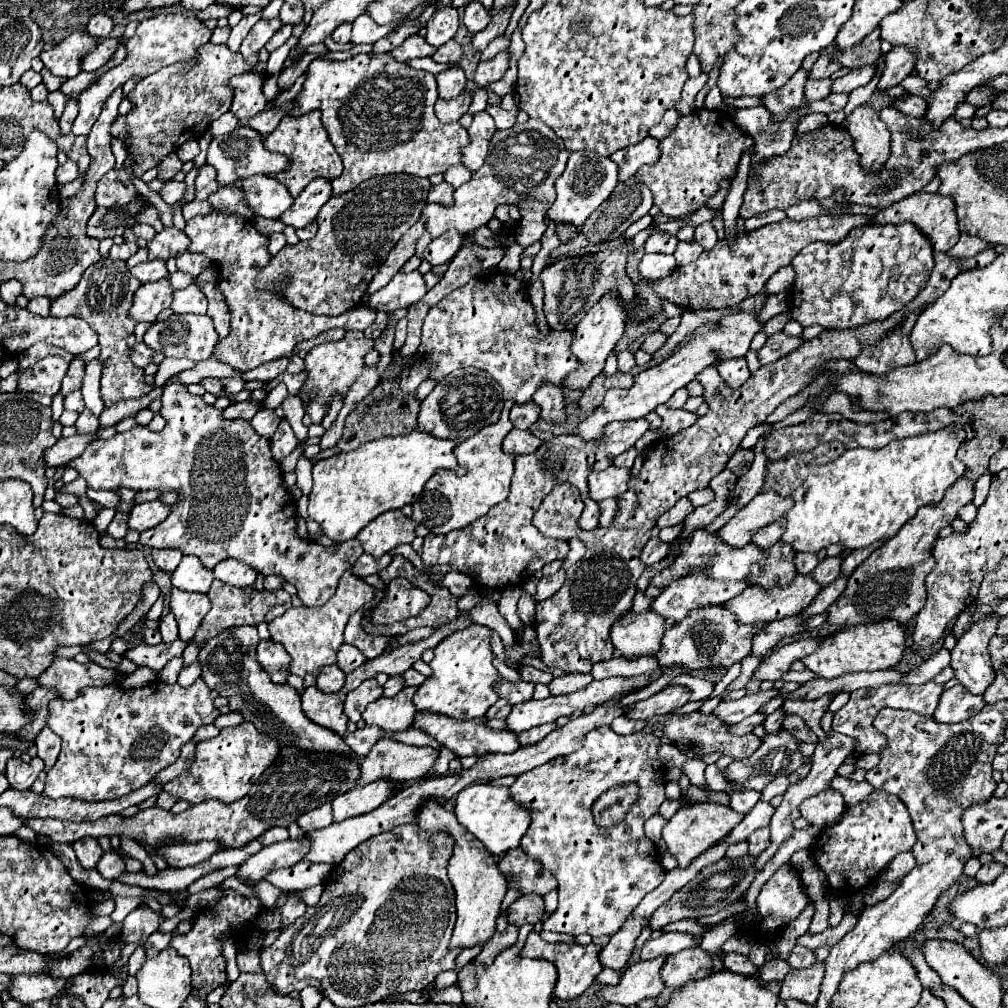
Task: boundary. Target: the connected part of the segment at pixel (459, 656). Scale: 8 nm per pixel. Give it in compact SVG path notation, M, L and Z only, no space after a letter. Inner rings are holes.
M471 625L463 631L449 635L435 647L435 657L429 663L433 669L431 677L417 689L413 703L417 711L447 715L459 721L483 719L487 709L499 699L493 689L495 679L499 679L499 671L493 667L493 651L491 651L491 629L483 625Z

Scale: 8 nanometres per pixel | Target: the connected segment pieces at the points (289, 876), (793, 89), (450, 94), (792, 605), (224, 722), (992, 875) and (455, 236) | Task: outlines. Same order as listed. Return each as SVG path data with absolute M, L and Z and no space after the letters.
M299 861L297 865L287 869L275 869L275 873L269 873L269 877L265 879L277 889L281 889L283 893L291 893L291 891L303 891L307 887L325 883L329 873L331 873L331 867L325 863Z
M797 69L797 73L789 79L789 83L785 83L781 89L773 91L773 93L765 93L765 97L761 97L763 107L771 113L773 121L781 121L781 117L785 117L785 113L789 113L789 109L799 109L805 101L805 79L807 79L809 71L805 69Z
M453 65L437 75L439 85L439 97L441 99L453 99L459 93L465 91L465 73L459 65Z
M797 575L789 585L785 585L785 589L761 589L761 585L747 587L741 595L727 601L725 607L737 615L739 623L761 623L761 621L771 623L775 619L801 613L805 607L809 607L815 601L819 591L821 585L817 585L817 581L811 581L811 575Z
M232 712L229 714L222 714L217 717L214 721L214 725L219 729L224 729L226 727L237 726L244 722L244 718L241 714L237 712Z
M993 861L991 865L983 865L979 871L977 871L977 875L975 875L975 879L977 879L977 883L993 883L1001 873L1005 871L1005 867L1001 865L1001 863L997 863L997 861Z
M451 229L449 233L443 233L441 237L435 237L423 251L423 259L431 265L441 265L453 259L457 249L461 247L461 235Z

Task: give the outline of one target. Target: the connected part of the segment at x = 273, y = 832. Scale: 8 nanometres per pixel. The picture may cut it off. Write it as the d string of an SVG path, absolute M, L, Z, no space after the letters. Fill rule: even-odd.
M281 827L281 829L269 829L269 831L265 831L265 833L263 833L261 837L257 837L257 839L259 839L259 843L261 843L263 847L267 847L267 845L271 845L271 843L289 839L289 833L287 833L285 827Z

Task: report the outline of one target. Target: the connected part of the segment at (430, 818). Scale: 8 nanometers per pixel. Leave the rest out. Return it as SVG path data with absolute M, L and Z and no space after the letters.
M427 801L417 813L417 825L423 831L439 831L445 829L455 837L455 849L447 865L447 875L457 895L457 925L451 937L451 947L471 947L475 943L487 943L495 933L495 923L499 917L499 907L507 891L507 881L501 877L497 869L497 859L487 853L487 849L477 841L463 825L459 825L457 817L447 811L443 805L435 801Z

